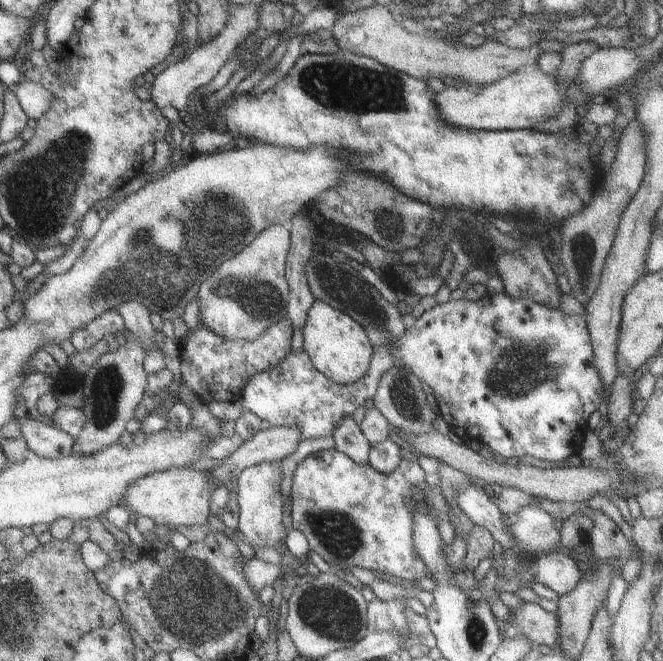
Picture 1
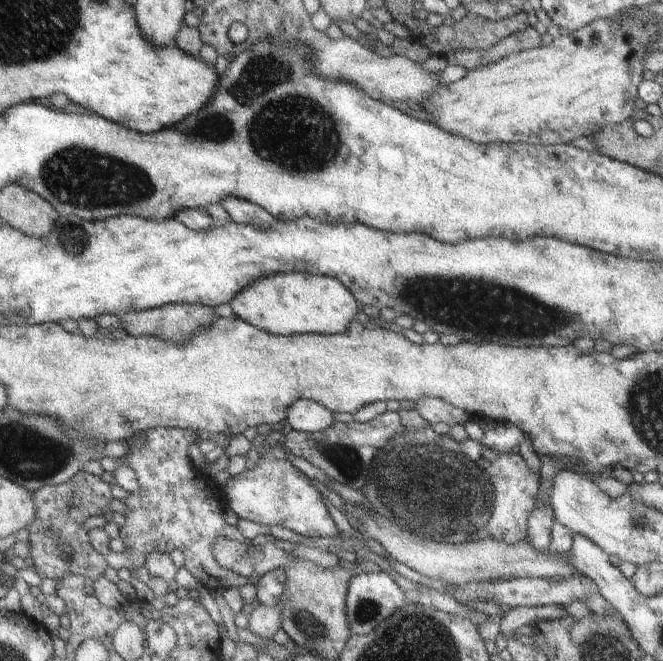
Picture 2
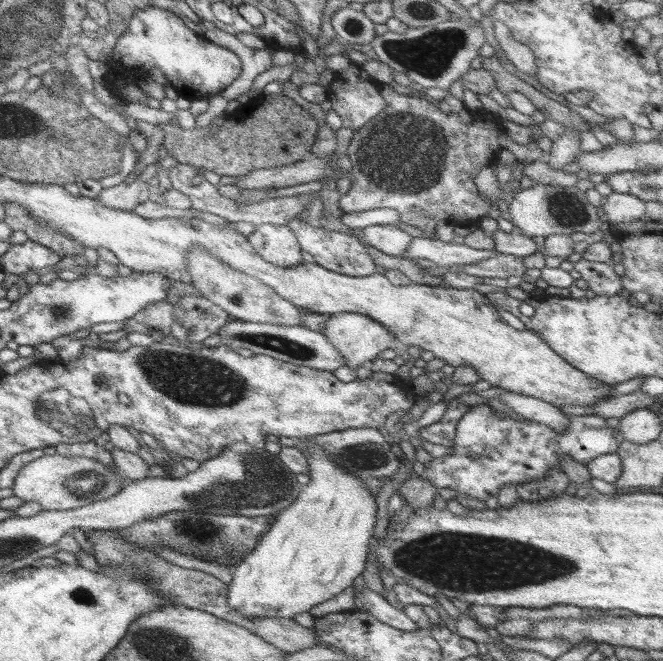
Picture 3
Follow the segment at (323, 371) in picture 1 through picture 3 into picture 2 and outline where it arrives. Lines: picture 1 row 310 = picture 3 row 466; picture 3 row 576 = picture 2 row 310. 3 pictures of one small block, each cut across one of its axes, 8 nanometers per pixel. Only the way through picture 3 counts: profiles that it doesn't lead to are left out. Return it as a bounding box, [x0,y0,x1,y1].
[226,272,361,335]

